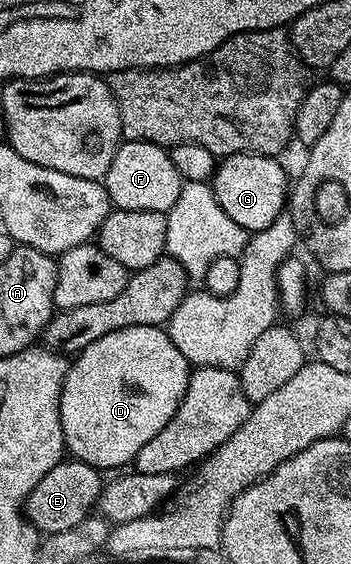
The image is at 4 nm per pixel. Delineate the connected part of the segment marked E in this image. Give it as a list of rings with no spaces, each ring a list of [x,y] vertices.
[[[62,459],[61,463],[47,470],[43,482],[39,482],[35,490],[31,490],[31,494],[25,500],[23,511],[29,517],[29,521],[36,526],[37,531],[42,534],[70,532],[96,509],[103,487],[101,476],[102,473],[98,469],[83,463],[82,460]]]

